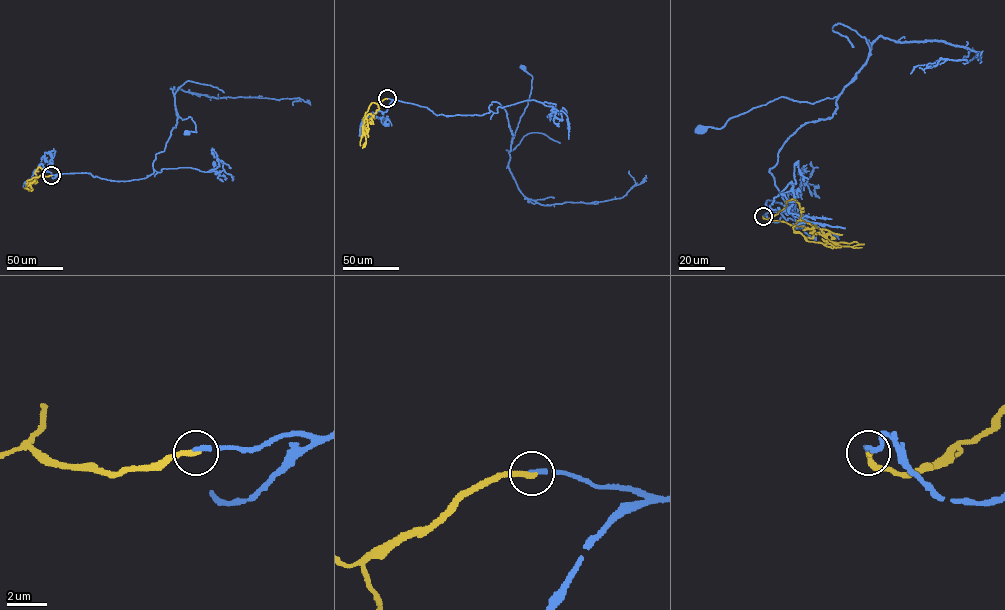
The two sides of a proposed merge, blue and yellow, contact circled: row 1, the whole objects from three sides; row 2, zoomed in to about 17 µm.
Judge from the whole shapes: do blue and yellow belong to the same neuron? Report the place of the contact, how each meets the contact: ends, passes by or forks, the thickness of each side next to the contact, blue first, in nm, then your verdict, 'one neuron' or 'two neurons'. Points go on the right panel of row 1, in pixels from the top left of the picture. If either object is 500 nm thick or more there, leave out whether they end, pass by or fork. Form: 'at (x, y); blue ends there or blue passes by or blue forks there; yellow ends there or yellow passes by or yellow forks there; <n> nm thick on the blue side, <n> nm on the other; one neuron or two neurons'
at (763, 216); blue ends there; yellow ends there; 220 nm thick on the blue side, 320 nm on the other; two neurons

